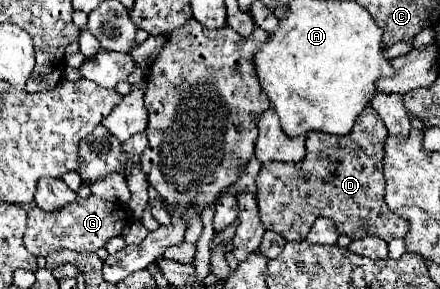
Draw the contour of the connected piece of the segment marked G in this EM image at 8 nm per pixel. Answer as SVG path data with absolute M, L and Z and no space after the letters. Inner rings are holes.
M89 196L87 200L75 200L57 212L45 212L37 206L27 210L27 232L23 236L25 248L35 256L49 256L55 250L73 252L97 252L107 244L109 238L119 236L123 228L131 222L129 210L113 202Z

